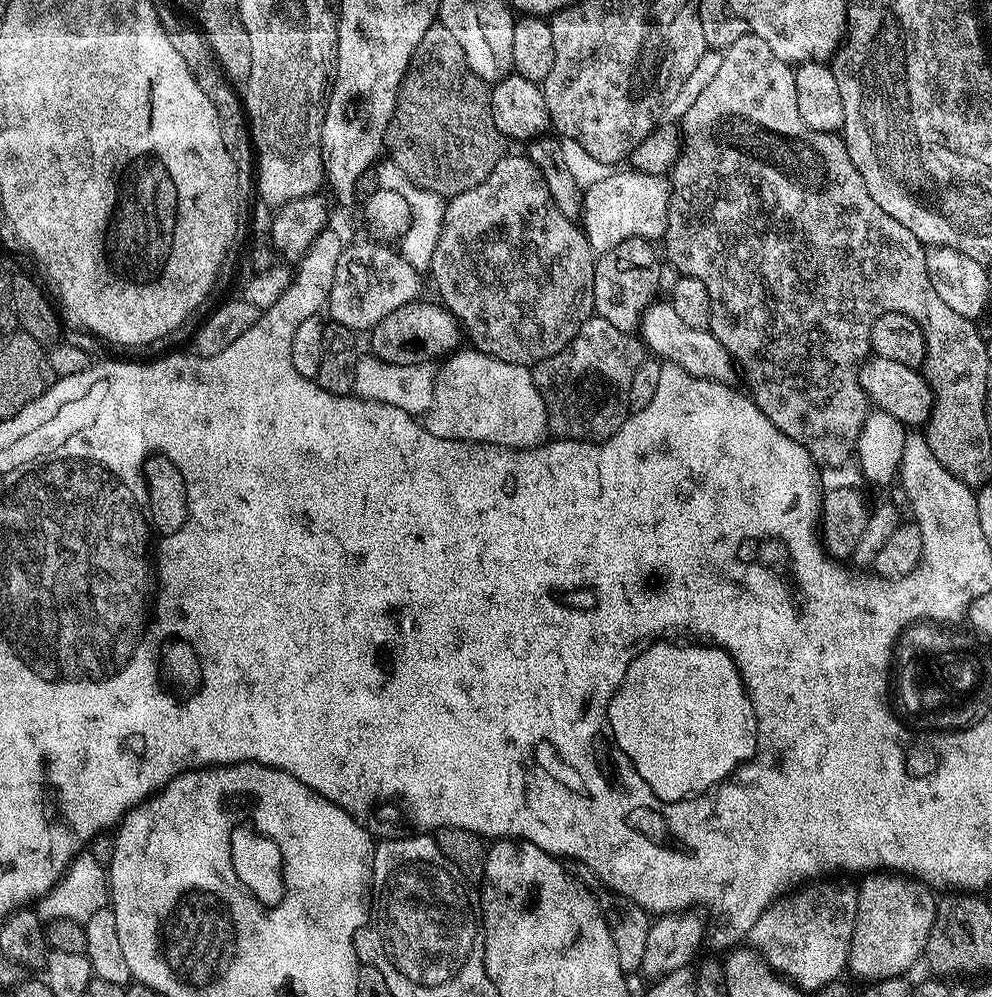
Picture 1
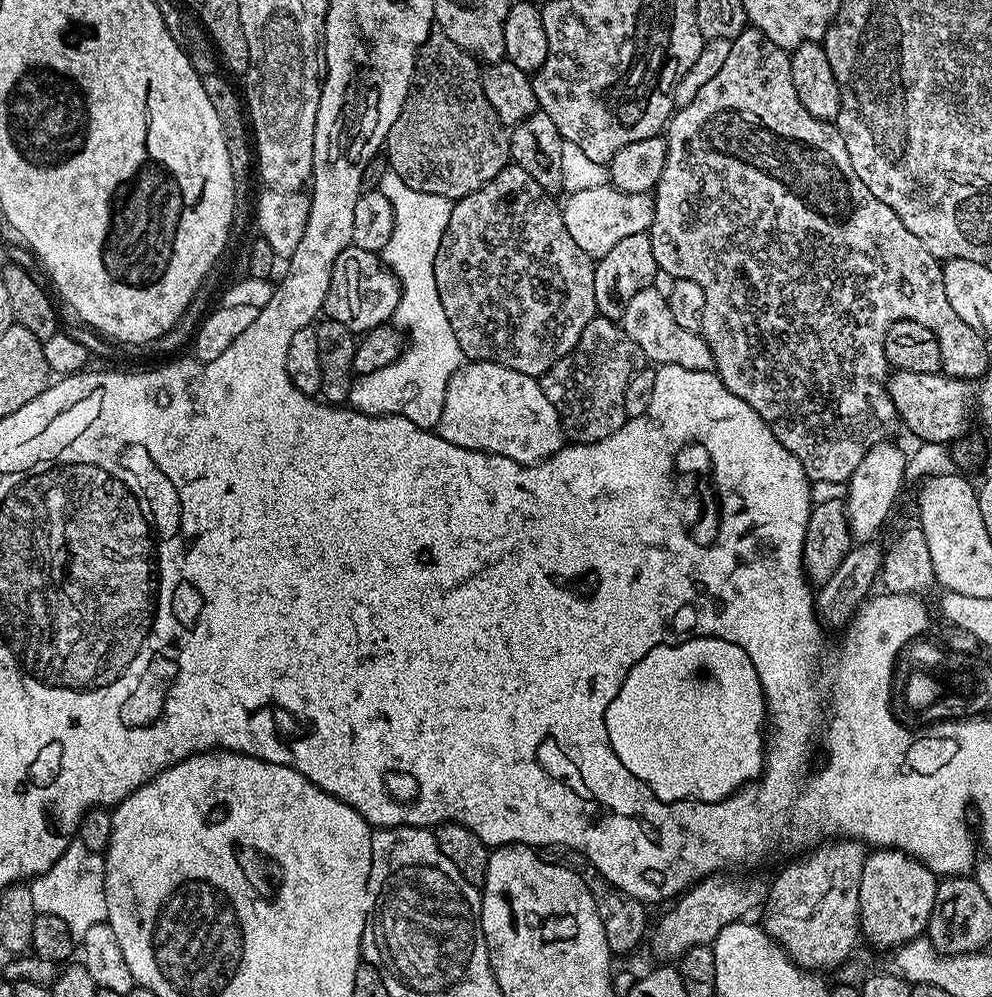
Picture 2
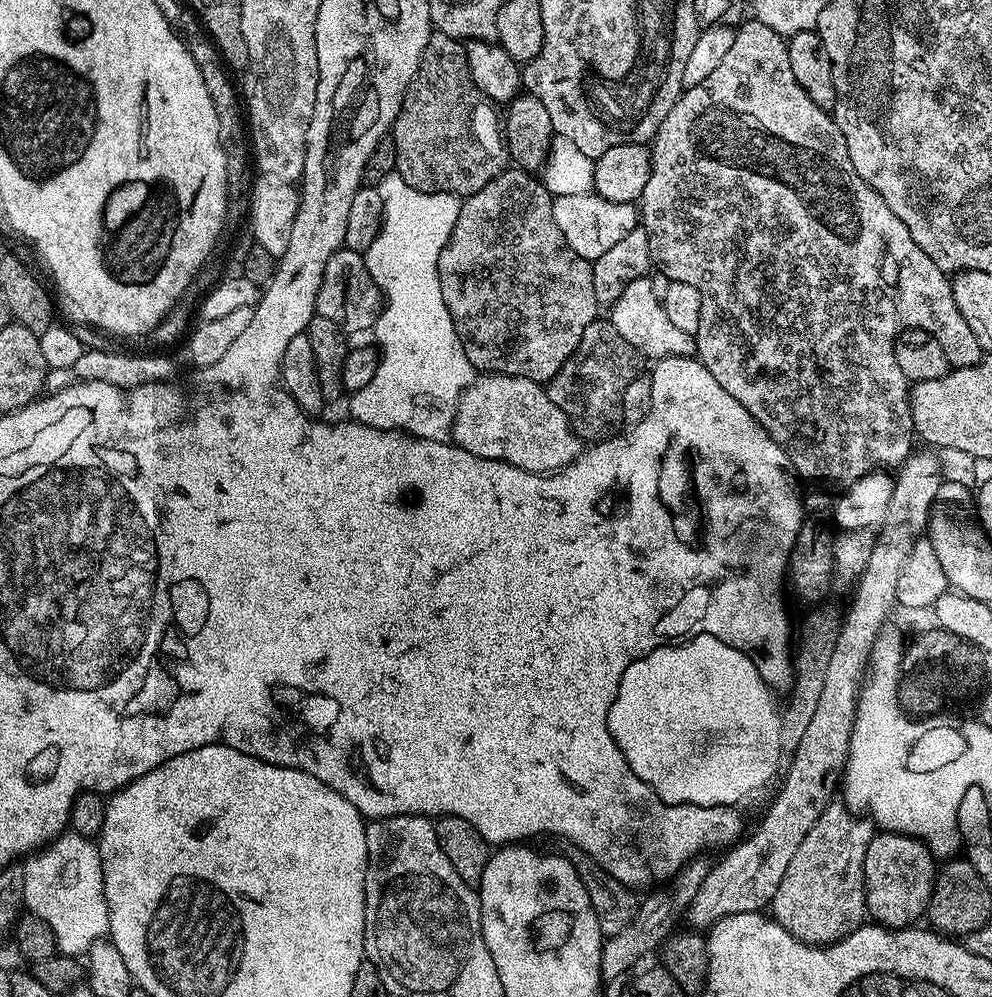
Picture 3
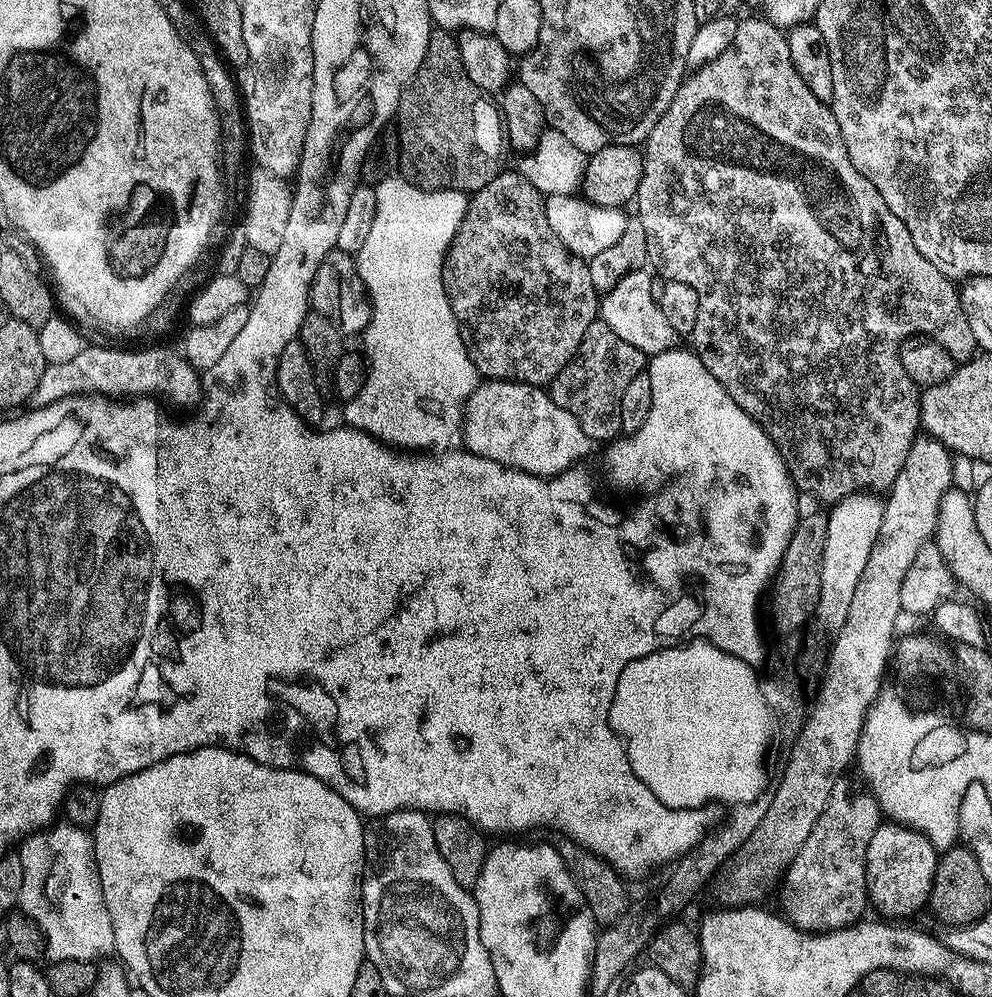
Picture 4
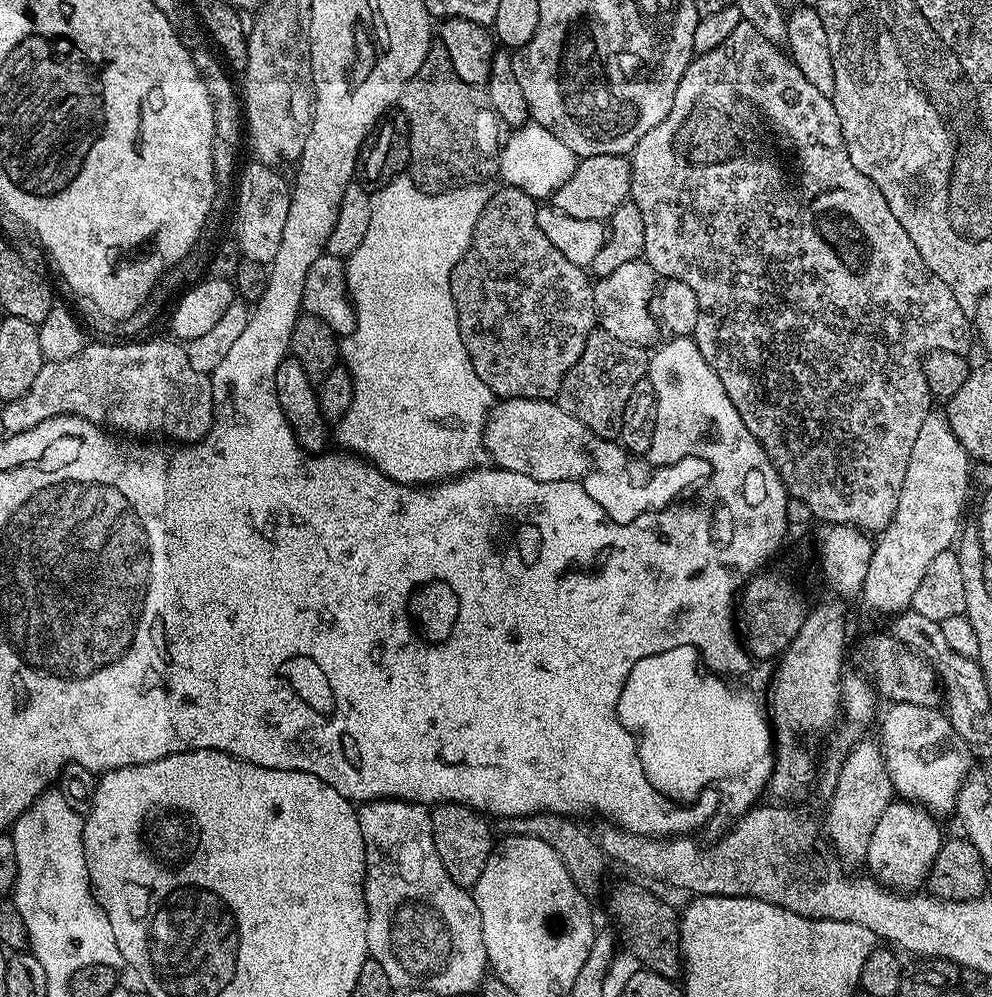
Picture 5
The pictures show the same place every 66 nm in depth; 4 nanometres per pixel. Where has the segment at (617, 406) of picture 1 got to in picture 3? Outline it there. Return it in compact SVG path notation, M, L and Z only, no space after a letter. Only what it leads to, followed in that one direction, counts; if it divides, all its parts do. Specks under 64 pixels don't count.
M594 319L590 322L590 326L586 326L586 331L582 334L582 342L578 342L572 357L562 366L562 370L558 370L558 374L554 374L552 380L547 381L546 391L550 402L554 402L554 406L558 406L562 414L566 414L566 418L572 423L572 431L580 437L581 441L607 440L609 436L617 435L625 423L622 394L625 393L626 386L642 372L640 363L642 363L640 353L634 346L630 346L630 342L626 342L626 338L622 338L622 334L618 334L615 326L607 319Z

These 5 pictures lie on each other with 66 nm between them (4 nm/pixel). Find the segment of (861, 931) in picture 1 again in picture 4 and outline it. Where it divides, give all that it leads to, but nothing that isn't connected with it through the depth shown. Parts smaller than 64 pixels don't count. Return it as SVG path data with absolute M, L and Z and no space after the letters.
M901 822L881 823L866 846L868 898L888 914L912 914L929 903L934 882L938 850L914 828Z

